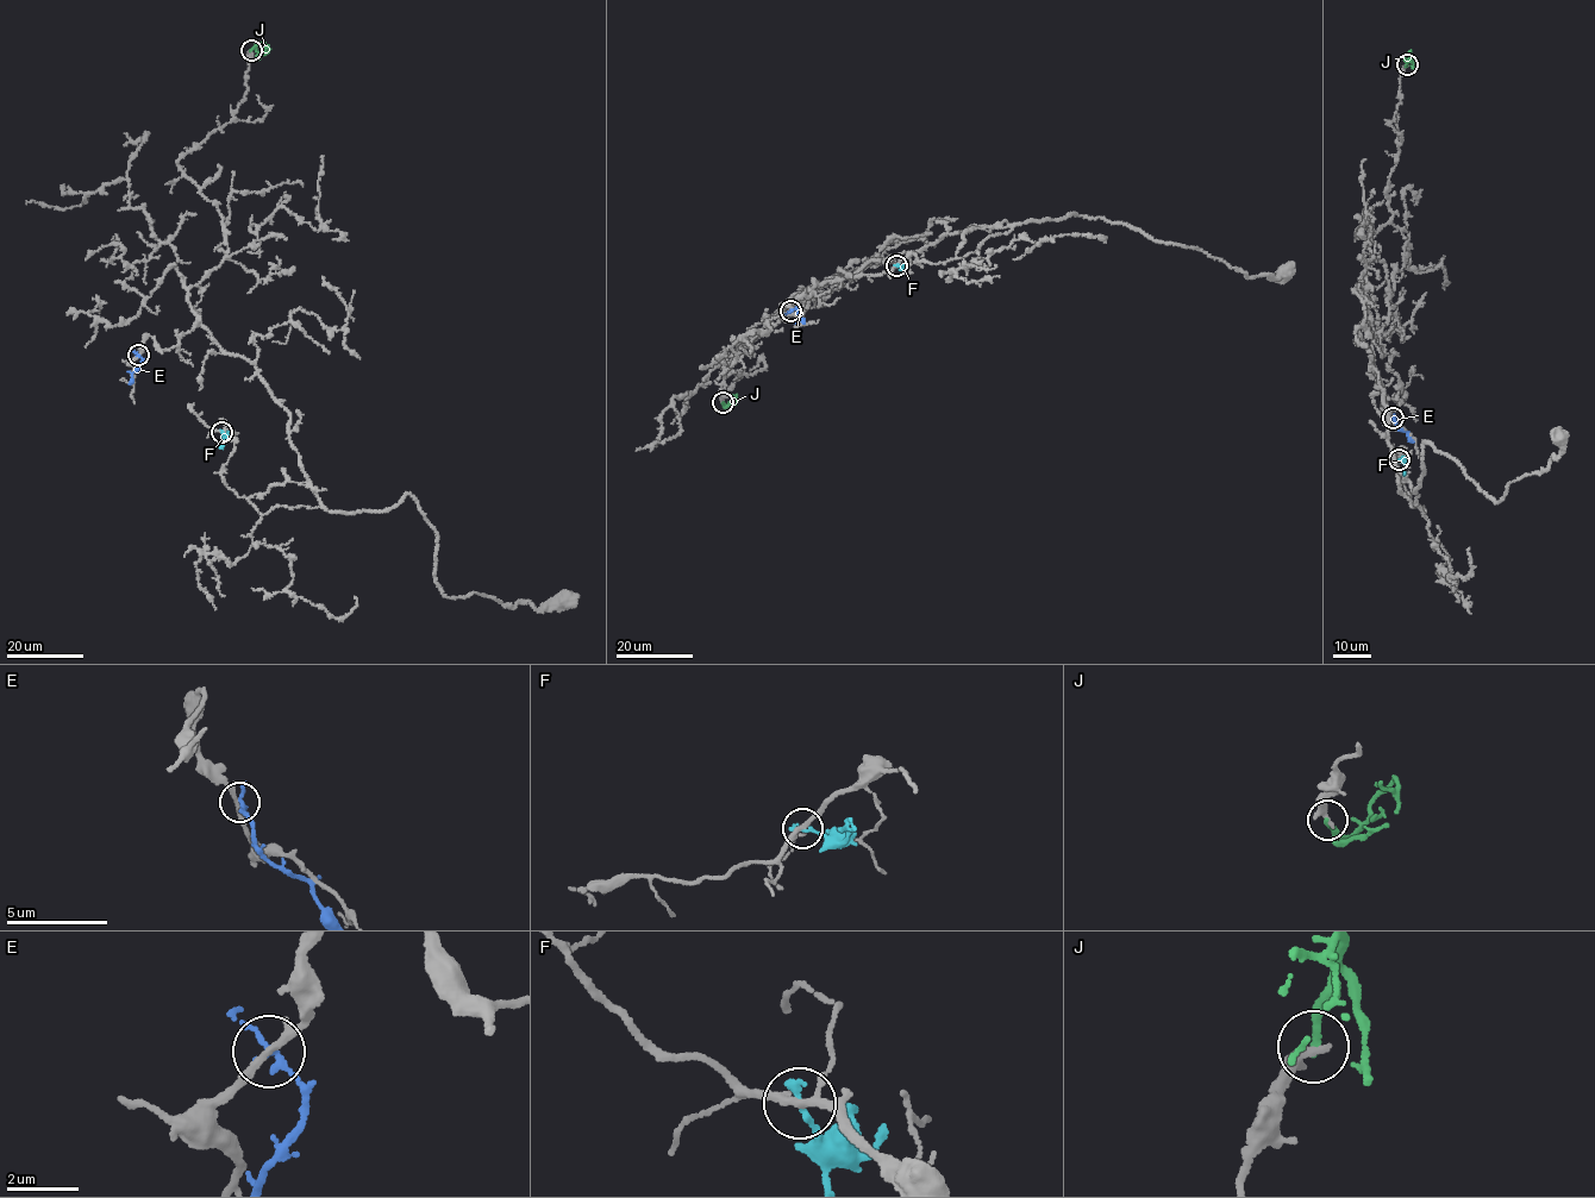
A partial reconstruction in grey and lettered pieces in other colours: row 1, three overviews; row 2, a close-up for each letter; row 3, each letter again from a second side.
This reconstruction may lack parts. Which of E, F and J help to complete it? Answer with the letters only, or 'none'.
none

